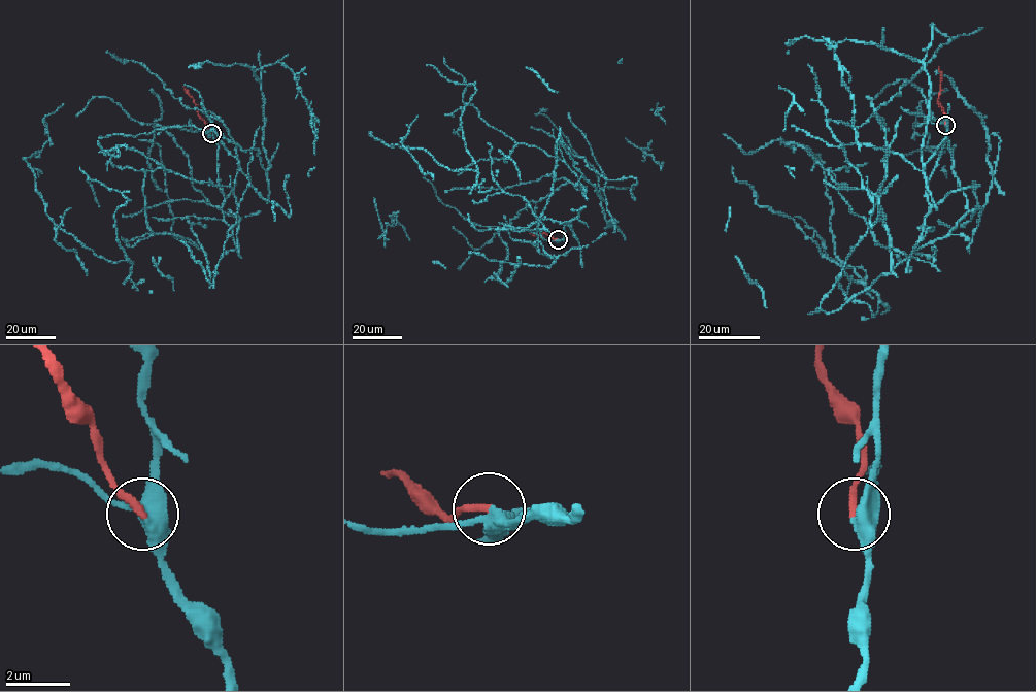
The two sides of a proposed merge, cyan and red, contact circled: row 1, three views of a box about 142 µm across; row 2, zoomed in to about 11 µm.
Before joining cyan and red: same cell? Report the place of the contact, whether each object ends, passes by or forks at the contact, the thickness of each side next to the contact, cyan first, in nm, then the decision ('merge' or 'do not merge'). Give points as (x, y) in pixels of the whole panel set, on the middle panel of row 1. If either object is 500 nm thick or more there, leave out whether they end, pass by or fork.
(558, 239) | cyan forks | red ends | 440/240 nm | do not merge

